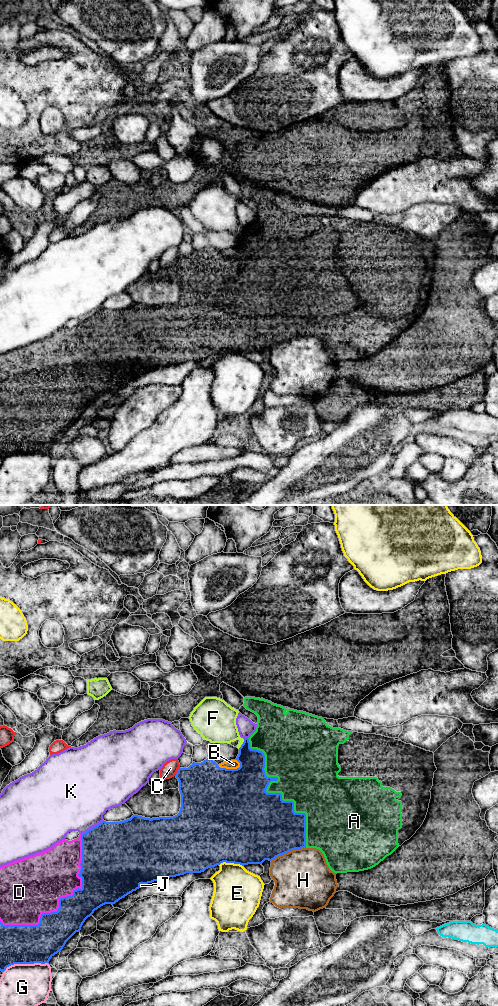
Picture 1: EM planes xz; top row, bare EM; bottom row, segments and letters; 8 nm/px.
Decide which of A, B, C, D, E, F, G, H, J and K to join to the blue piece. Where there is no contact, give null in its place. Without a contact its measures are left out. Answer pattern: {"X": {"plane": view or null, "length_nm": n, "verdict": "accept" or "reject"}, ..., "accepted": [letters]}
{"A": {"plane": "xz", "length_nm": 1000, "verdict": "accept"}, "B": {"plane": "xz", "length_nm": 190, "verdict": "reject"}, "C": {"plane": "xz", "length_nm": 80, "verdict": "reject"}, "D": {"plane": "xz", "length_nm": 950, "verdict": "accept"}, "E": {"plane": "xz", "length_nm": 190, "verdict": "reject"}, "F": {"plane": "xz", "length_nm": 90, "verdict": "reject"}, "G": {"plane": "xz", "length_nm": 360, "verdict": "reject"}, "H": {"plane": "xz", "length_nm": 300, "verdict": "reject"}, "J": {"plane": "xz", "length_nm": 60, "verdict": "reject"}, "K": {"plane": "xz", "length_nm": 220, "verdict": "reject"}, "accepted": ["A", "D"]}

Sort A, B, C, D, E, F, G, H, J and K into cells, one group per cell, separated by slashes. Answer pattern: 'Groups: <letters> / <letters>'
Groups: A D / B / C / E / F / G / H / J / K

